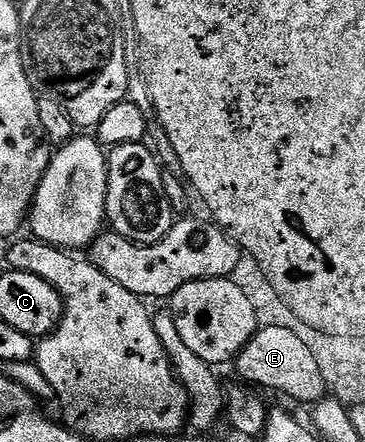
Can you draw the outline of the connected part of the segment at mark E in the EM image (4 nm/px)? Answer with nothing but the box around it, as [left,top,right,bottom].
[235,327,327,403]

